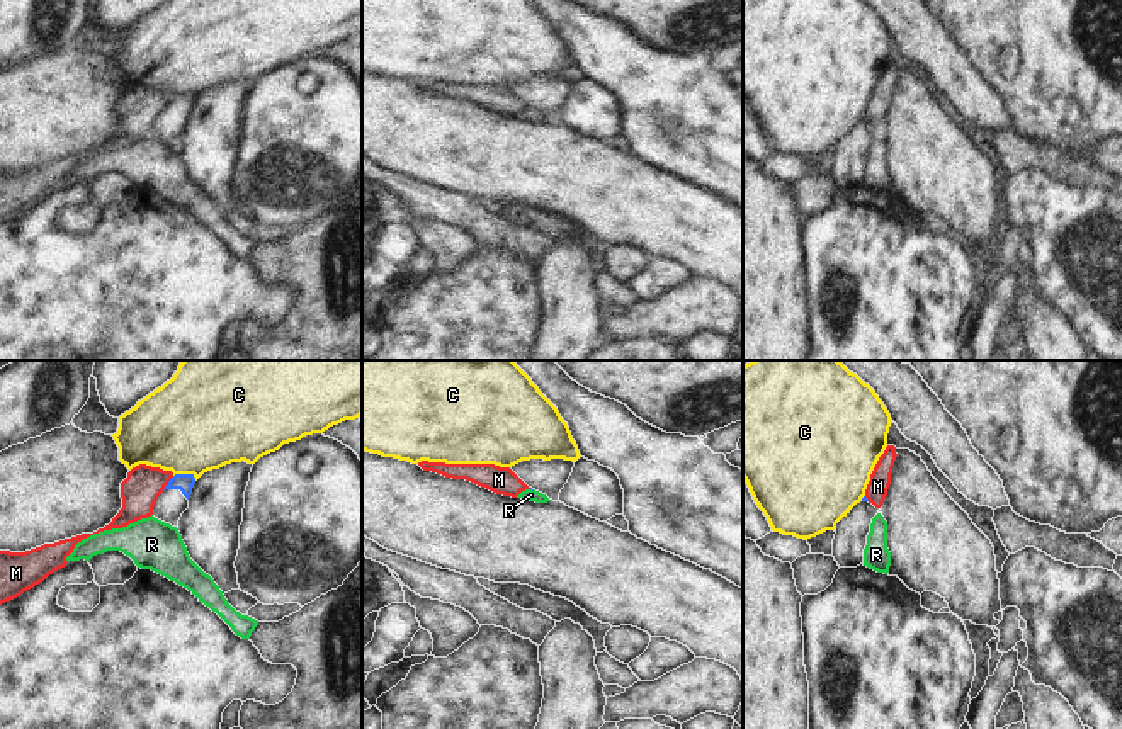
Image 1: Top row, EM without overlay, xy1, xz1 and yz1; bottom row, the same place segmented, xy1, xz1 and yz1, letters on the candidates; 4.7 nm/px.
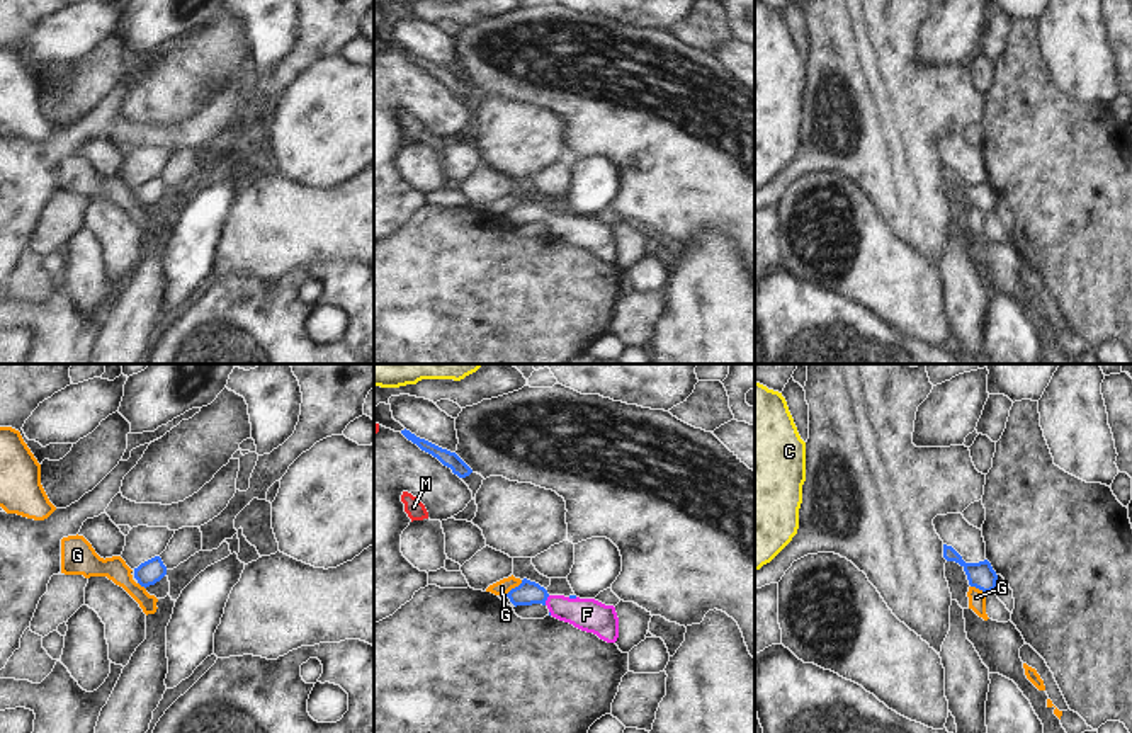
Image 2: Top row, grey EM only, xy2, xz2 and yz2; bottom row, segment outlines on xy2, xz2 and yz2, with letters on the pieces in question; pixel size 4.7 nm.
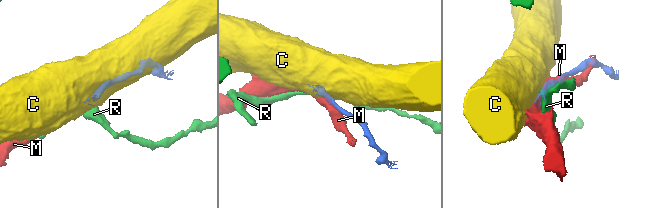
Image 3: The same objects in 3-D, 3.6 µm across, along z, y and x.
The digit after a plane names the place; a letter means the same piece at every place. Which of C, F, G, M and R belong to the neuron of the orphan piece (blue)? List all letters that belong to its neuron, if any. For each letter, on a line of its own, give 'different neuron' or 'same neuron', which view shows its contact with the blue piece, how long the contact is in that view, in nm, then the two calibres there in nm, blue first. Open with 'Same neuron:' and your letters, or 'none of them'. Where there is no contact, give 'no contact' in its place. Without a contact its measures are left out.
Same neuron: F
C: different neuron; meets blue in xy1; contact 110 nm long; 80 nm thick on the blue side, 440 nm on the other
F: same neuron; meets blue in xz2; contact 50 nm long; 110 nm thick on the blue side, 160 nm on the other
G: different neuron; meets blue in xz2; contact 110 nm long; 110 nm thick on the blue side, 70 nm on the other
M: different neuron; meets blue in xy1; contact 90 nm long; 80 nm thick on the blue side, 180 nm on the other
R: different neuron; no contact

